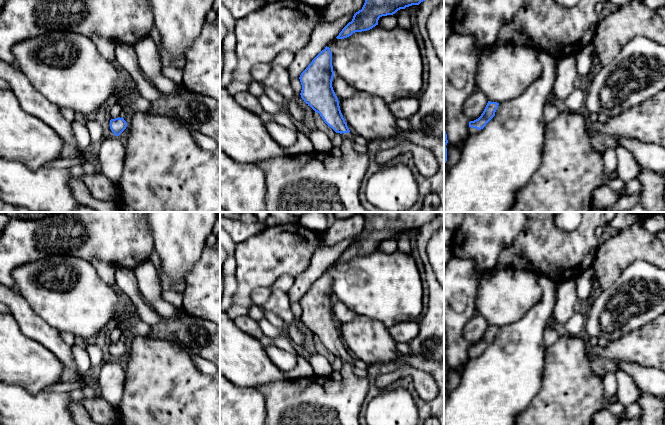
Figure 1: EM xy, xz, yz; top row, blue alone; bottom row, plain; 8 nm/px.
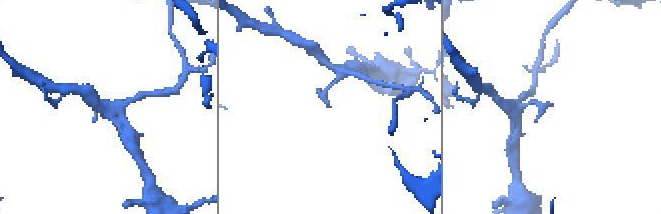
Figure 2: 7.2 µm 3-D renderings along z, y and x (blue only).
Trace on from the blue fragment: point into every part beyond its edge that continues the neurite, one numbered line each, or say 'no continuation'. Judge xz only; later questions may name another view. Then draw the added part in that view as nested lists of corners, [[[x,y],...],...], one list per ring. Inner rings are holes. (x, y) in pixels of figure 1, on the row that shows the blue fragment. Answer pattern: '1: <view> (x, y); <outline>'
1: xz (317, 181); [[[354,133],[341,136],[341,157],[313,151],[256,163],[265,174],[266,212],[369,212],[359,196],[369,156],[353,149]]]

